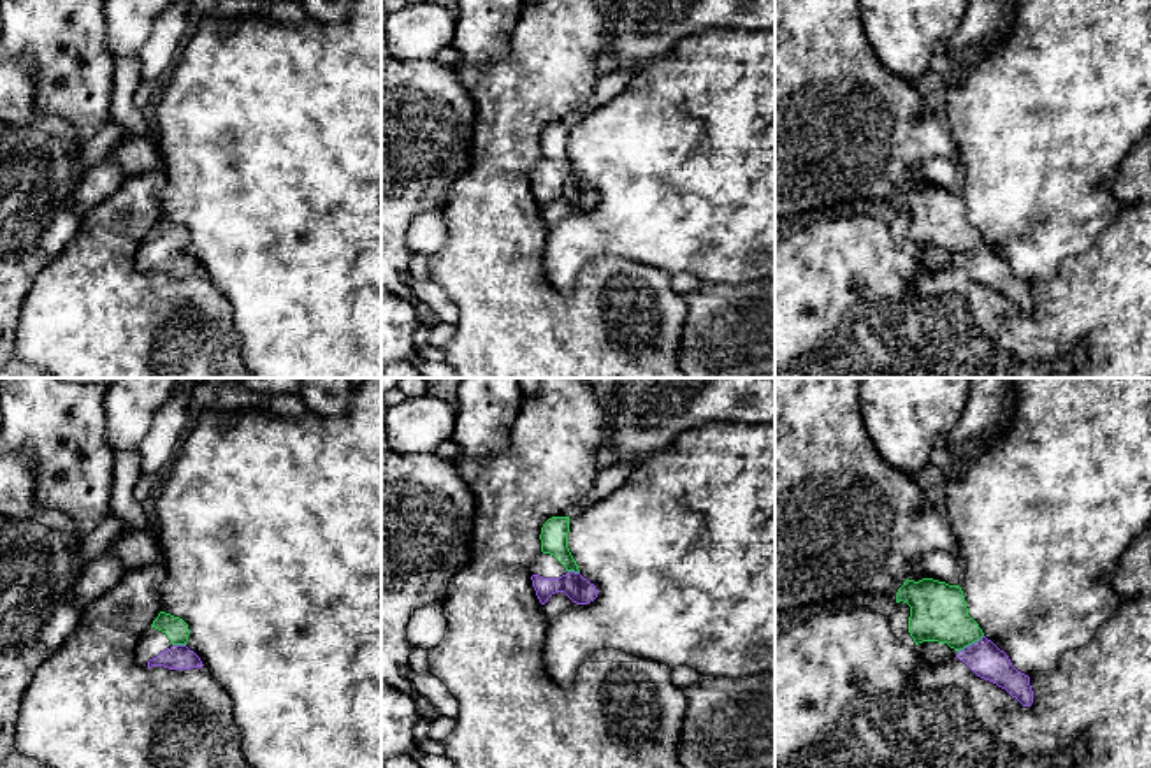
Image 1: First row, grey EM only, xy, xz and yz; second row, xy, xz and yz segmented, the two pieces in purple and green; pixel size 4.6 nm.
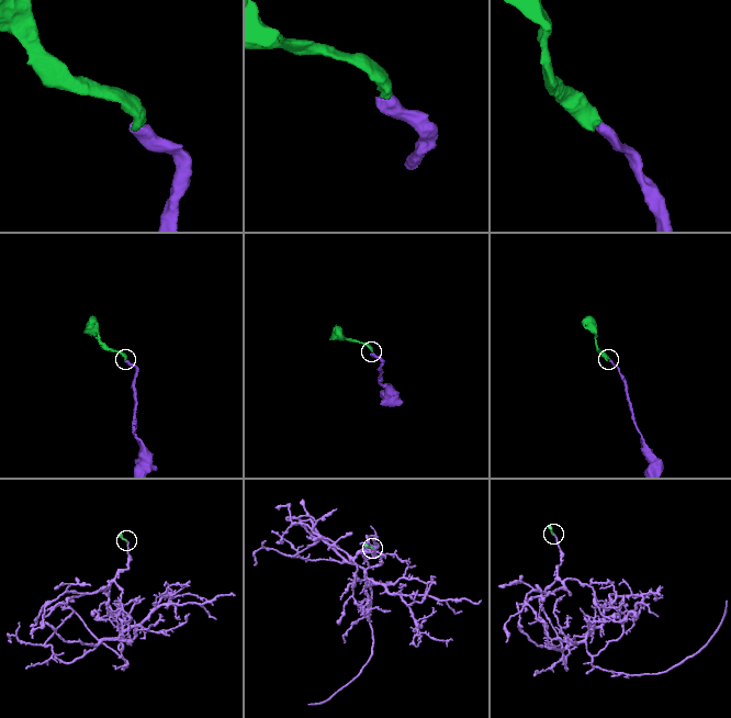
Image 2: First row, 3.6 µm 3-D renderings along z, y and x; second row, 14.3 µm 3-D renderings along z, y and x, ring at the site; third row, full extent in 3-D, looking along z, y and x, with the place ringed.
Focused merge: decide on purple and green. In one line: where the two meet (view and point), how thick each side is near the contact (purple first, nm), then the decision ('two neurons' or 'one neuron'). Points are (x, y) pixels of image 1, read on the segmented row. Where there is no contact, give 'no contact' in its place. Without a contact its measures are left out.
meets purple in yz at (972, 644); 160 nm thick on the purple side, 260 nm on the other; one neuron

